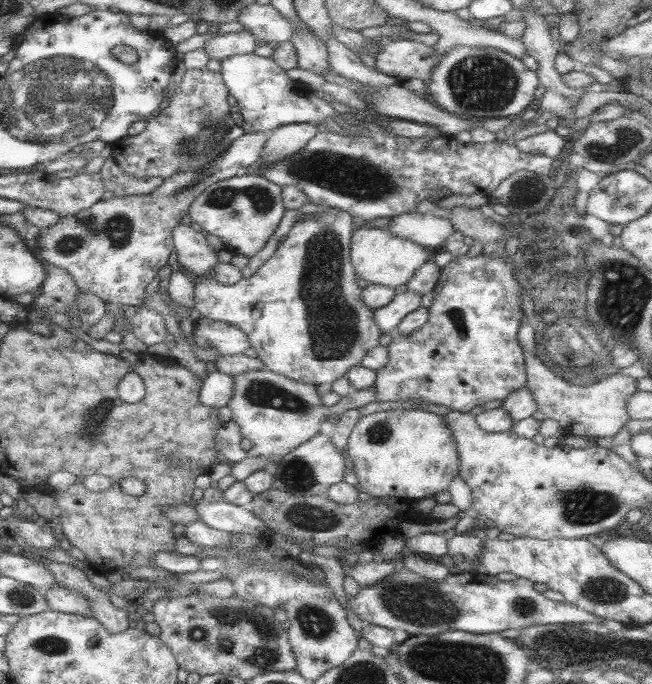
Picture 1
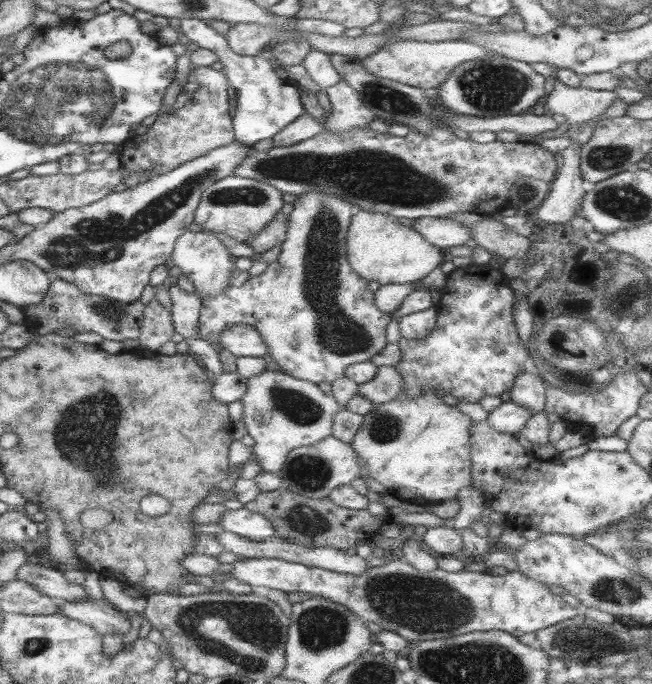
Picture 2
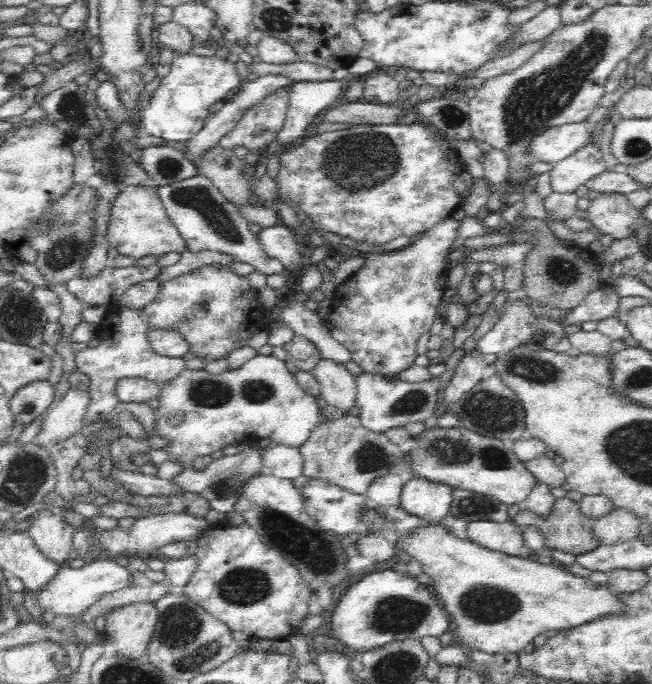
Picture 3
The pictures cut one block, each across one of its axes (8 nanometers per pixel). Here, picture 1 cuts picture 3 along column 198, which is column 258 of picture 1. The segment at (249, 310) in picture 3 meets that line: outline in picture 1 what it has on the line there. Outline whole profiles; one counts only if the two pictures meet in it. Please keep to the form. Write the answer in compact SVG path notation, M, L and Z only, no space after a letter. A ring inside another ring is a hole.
M333 210L333 212L317 212L315 216L305 216L303 220L299 220L297 224L291 226L291 230L285 234L285 240L279 242L277 246L277 252L273 256L269 256L257 270L255 274L251 274L249 278L245 280L239 280L231 286L223 286L219 284L217 280L213 280L211 276L203 278L203 280L195 280L195 290L193 290L193 308L201 314L201 320L215 320L215 322L225 322L233 328L239 328L245 336L247 336L247 342L249 342L249 348L253 348L253 352L257 354L257 358L261 360L263 368L261 370L267 370L267 372L275 372L279 376L285 376L289 380L295 380L295 382L301 382L301 384L311 384L311 386L321 386L321 388L329 388L331 382L339 380L341 376L347 374L349 368L357 366L363 356L367 356L367 352L371 352L371 348L377 348L377 338L381 336L377 324L375 324L375 312L371 308L367 308L361 300L361 290L355 280L355 270L351 266L351 256L349 256L349 246L351 246L351 234L355 232L355 224L351 220L353 216L349 216L347 212L341 212L341 210Z

